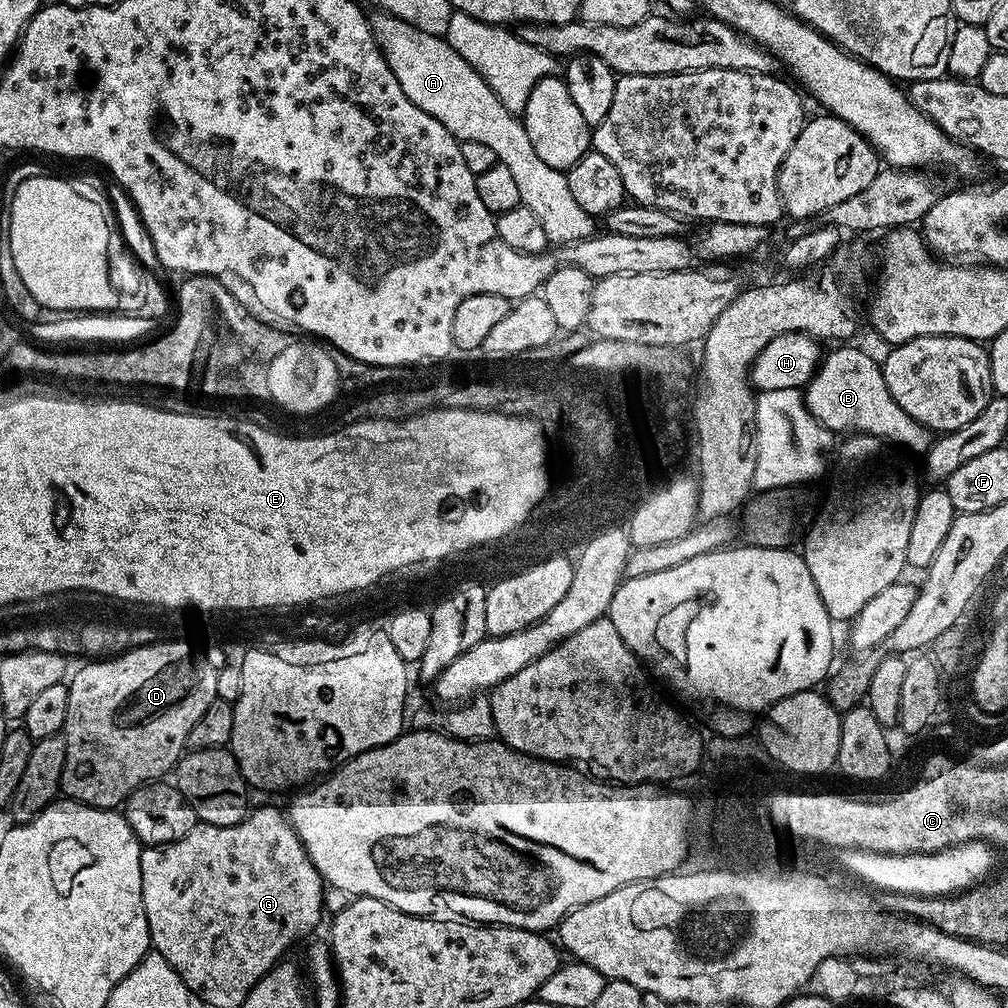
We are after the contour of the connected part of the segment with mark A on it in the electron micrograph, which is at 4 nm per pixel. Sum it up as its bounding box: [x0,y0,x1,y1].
[370,14,597,246]

